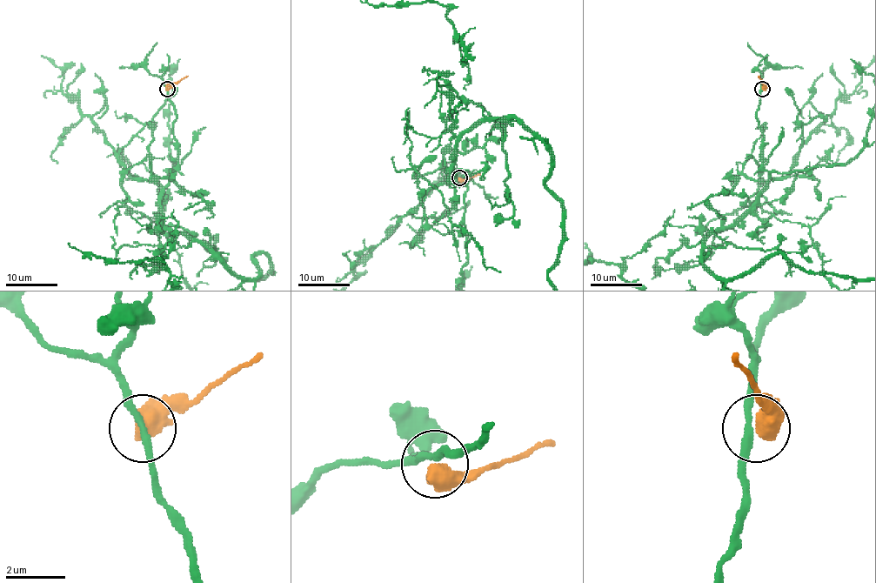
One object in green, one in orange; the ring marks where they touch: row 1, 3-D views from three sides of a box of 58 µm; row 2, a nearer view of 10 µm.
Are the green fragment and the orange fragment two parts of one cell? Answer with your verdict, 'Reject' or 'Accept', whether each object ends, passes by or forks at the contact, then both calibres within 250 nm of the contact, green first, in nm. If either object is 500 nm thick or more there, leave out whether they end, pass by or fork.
Reject. Thickness 240 nm (green) against 750 nm

